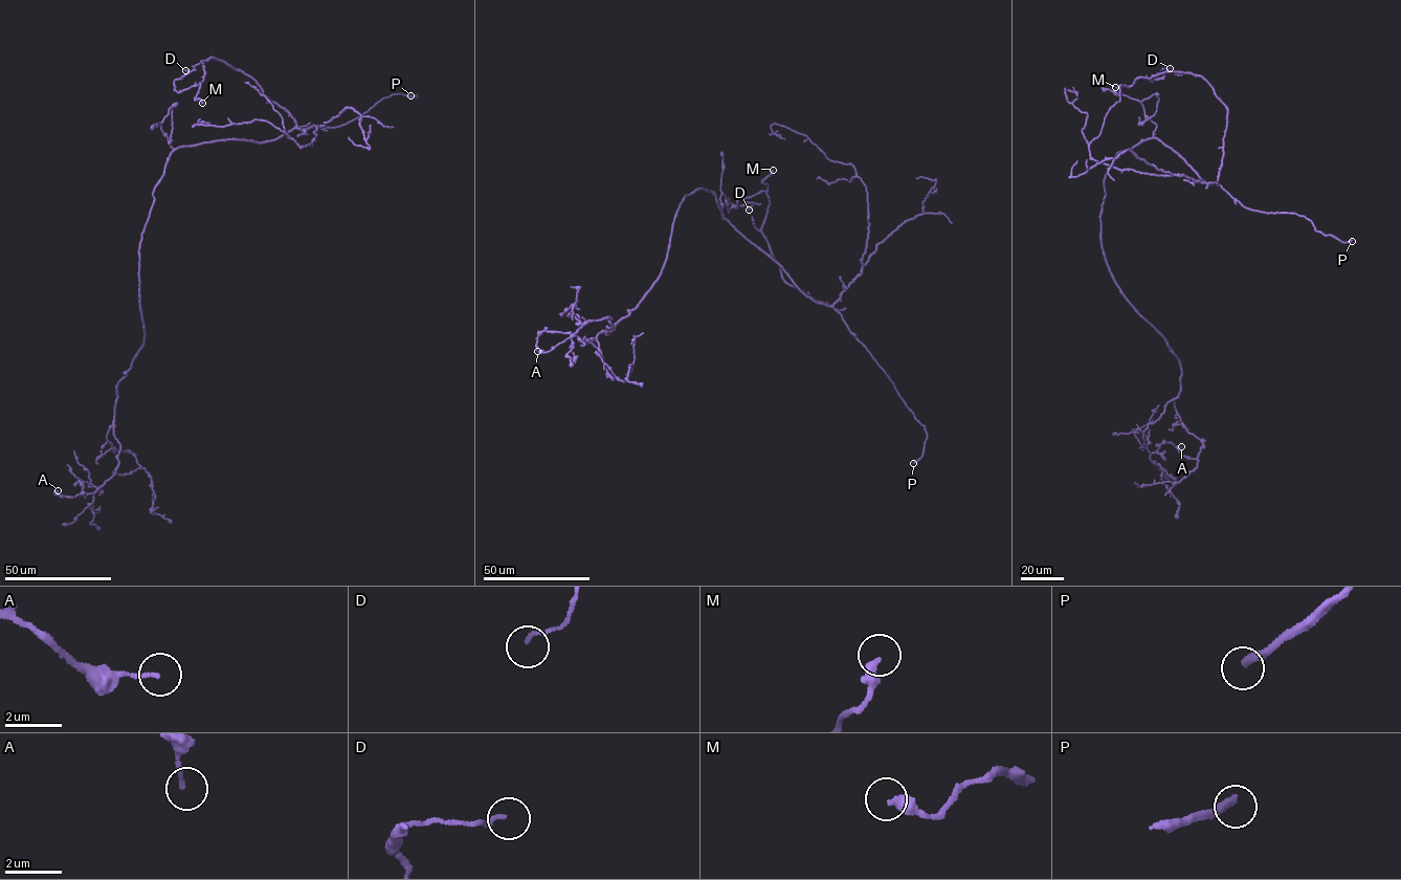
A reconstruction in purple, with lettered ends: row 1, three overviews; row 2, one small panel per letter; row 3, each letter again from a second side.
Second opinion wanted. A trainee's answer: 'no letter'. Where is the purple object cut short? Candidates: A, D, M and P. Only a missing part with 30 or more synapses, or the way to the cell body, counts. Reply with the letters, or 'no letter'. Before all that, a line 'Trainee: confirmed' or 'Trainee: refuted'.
Trainee: refuted
P

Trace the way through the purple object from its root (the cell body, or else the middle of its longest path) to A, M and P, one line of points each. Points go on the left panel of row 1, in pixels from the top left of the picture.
A: (156, 185), (139, 247), (143, 344), (117, 386), (116, 471), (93, 496), (65, 497), (58, 490)
M: (156, 185), (176, 148), (261, 142), (296, 126), (250, 76), (212, 58), (201, 63), (202, 103)
P: (156, 185), (176, 148), (231, 139), (261, 142), (303, 126), (334, 127), (384, 97), (410, 95)

